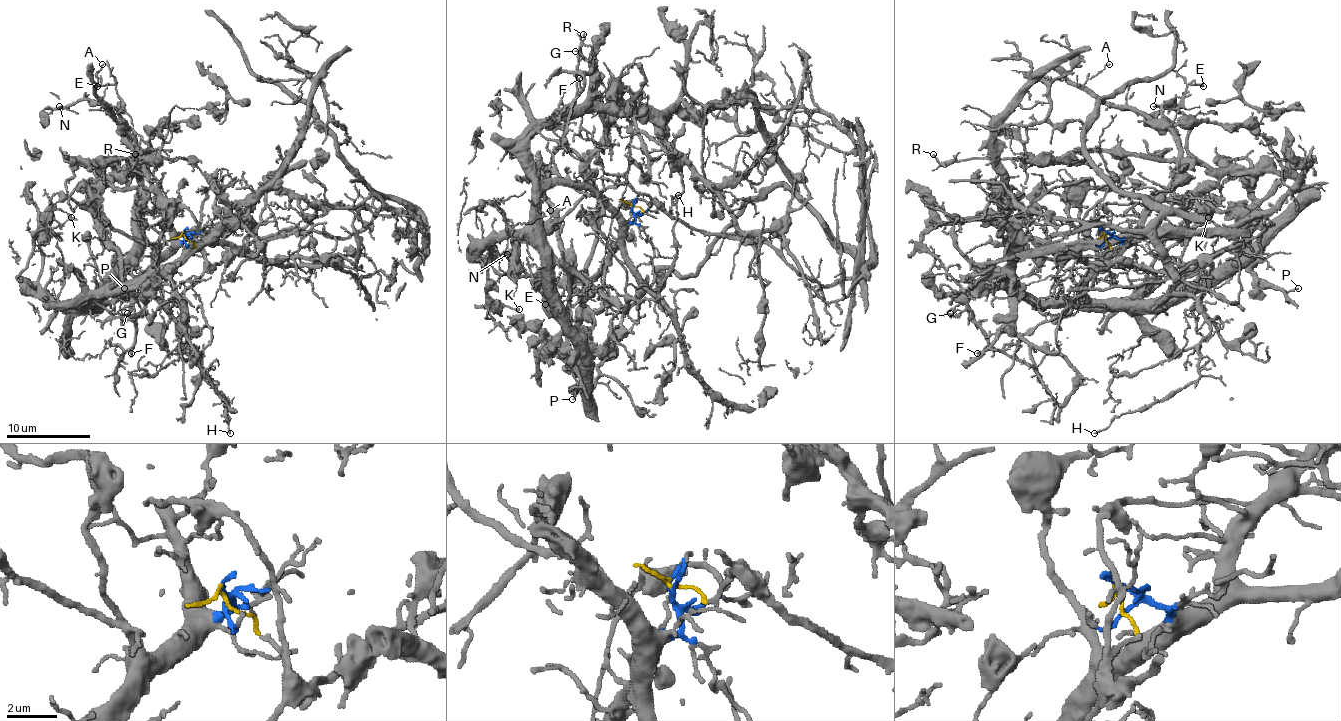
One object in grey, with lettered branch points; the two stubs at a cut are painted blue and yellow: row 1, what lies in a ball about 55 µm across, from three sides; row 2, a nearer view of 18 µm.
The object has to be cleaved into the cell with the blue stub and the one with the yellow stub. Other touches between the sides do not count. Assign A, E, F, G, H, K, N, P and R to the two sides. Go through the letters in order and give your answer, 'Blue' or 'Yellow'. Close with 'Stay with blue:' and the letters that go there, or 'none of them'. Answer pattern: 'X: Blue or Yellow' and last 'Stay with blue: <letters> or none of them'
A: Blue
E: Blue
F: Blue
G: Blue
H: Blue
K: Blue
N: Blue
P: Blue
R: Blue
Stay with blue: A, E, F, G, H, K, N, P, R

